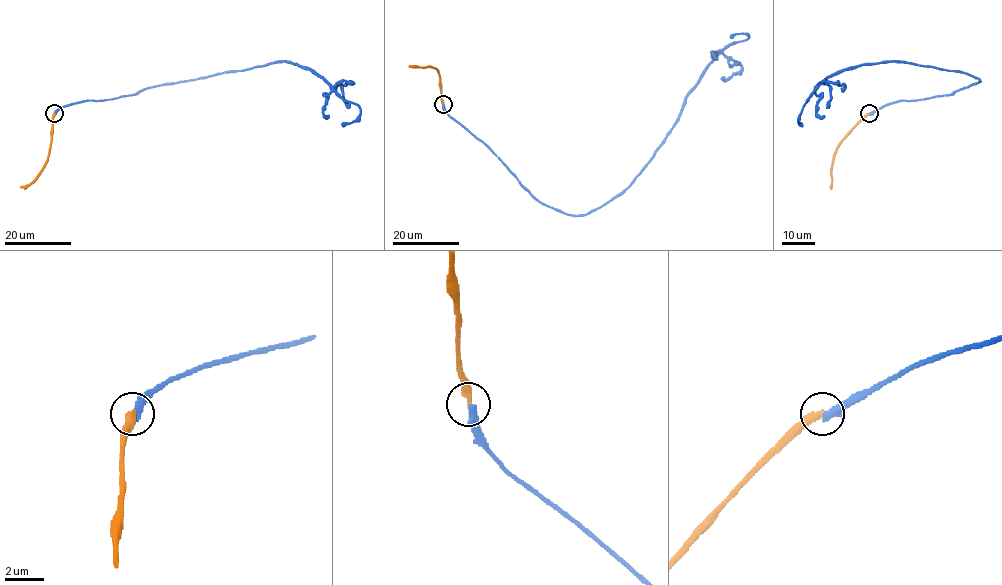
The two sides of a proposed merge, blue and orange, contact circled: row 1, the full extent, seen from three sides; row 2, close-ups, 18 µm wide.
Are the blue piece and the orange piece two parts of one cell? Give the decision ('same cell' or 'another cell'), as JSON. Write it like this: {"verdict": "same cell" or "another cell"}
{"verdict": "another cell"}

